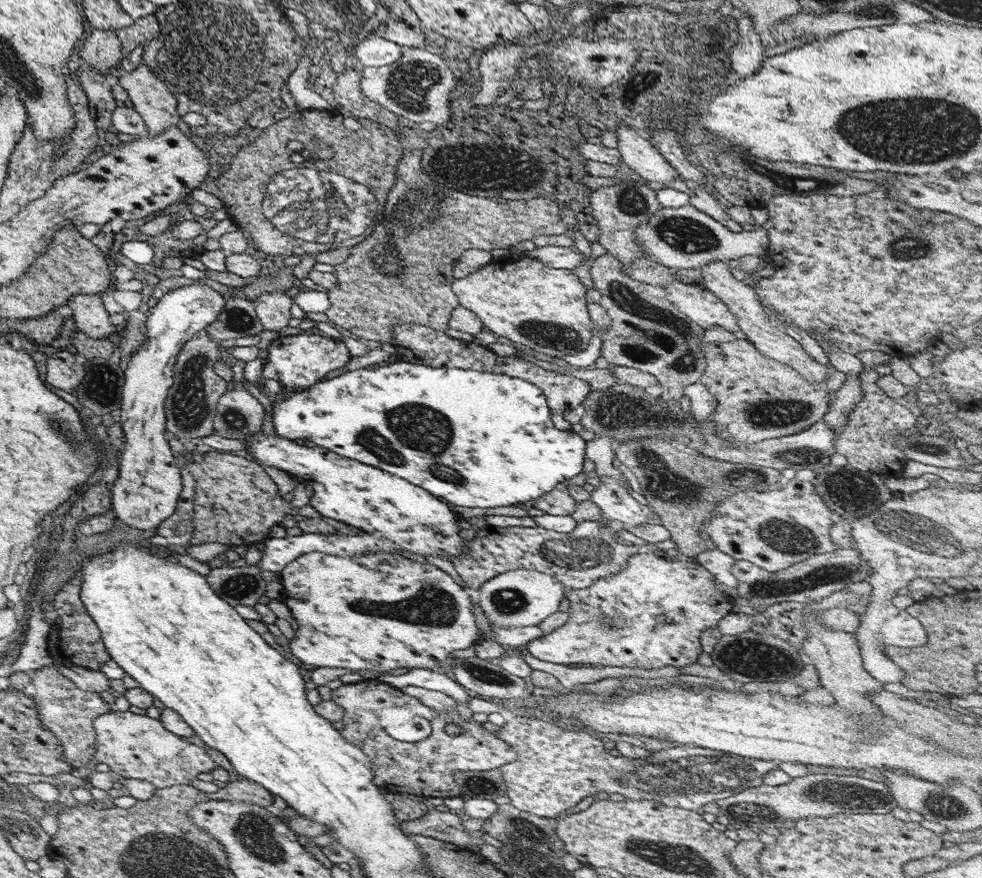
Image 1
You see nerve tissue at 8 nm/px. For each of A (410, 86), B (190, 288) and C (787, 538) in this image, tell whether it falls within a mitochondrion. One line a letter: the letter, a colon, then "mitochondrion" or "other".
A: mitochondrion
B: other
C: mitochondrion

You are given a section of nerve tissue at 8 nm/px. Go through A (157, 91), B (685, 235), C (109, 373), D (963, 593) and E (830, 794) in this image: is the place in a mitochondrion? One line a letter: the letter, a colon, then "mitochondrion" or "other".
A: mitochondrion
B: mitochondrion
C: mitochondrion
D: other
E: mitochondrion

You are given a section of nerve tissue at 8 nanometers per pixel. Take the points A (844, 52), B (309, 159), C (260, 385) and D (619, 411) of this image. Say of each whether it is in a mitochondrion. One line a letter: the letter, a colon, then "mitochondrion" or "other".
A: other
B: other
C: other
D: mitochondrion

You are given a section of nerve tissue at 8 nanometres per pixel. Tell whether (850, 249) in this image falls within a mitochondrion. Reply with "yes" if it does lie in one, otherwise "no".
no

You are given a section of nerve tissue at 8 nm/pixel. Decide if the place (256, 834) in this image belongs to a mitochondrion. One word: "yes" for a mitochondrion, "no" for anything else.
yes

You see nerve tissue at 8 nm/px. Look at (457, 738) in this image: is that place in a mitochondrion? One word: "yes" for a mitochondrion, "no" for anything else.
no

